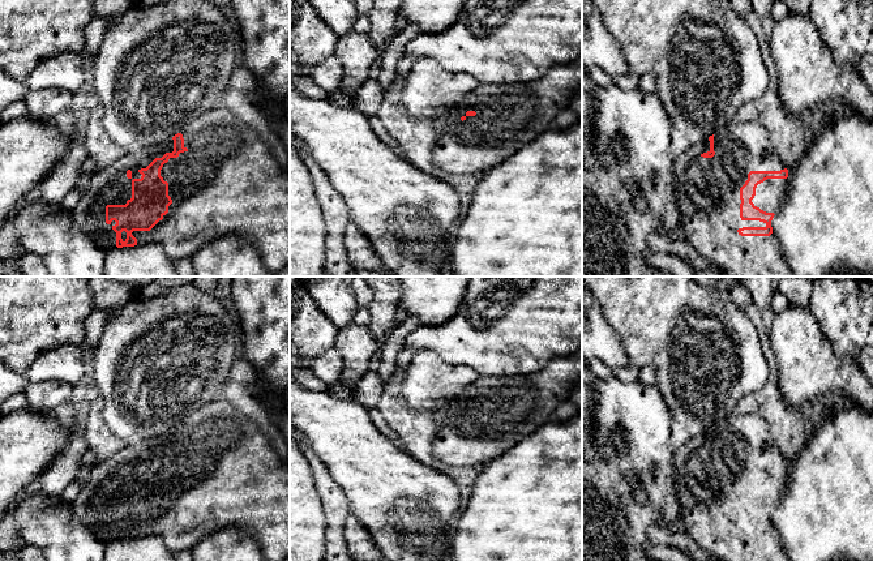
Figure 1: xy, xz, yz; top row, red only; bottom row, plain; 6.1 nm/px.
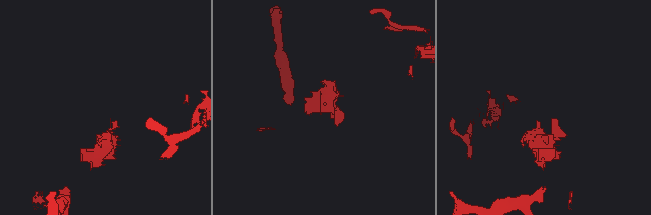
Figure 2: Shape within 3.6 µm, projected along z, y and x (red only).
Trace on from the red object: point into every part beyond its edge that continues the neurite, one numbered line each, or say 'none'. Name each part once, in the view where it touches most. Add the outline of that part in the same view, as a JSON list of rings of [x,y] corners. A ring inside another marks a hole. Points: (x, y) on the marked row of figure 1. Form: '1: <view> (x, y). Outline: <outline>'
1: xy (108, 185). Outline: [[[170,140],[125,151],[115,162],[98,167],[72,210],[74,227],[90,236],[100,250],[116,248],[116,232],[112,230],[116,222],[106,223],[106,206],[125,205],[132,198],[132,180],[142,176],[138,171],[172,151],[174,140]]]

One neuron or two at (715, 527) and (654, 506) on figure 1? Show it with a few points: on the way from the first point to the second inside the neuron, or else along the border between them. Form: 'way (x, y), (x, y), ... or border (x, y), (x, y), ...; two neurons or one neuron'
border (673, 485), (684, 529); two neurons

